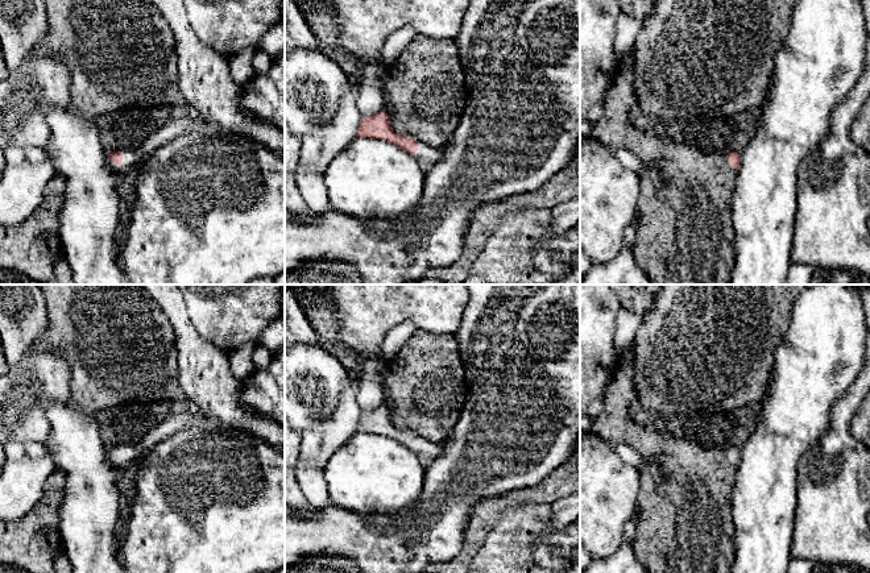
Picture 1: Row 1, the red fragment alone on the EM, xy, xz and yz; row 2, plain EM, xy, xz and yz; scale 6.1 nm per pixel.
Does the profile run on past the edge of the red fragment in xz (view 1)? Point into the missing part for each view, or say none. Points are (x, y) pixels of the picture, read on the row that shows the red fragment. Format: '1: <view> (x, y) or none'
1: xz (426, 156)

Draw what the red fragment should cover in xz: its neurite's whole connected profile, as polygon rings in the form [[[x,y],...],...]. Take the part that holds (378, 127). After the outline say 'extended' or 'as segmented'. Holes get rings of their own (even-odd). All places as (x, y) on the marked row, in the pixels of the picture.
[[[385,111],[362,117],[356,137],[370,137],[389,141],[410,153],[418,163],[427,170],[443,157],[442,149],[431,148],[411,136],[397,134],[390,126],[390,117]]] | extended

